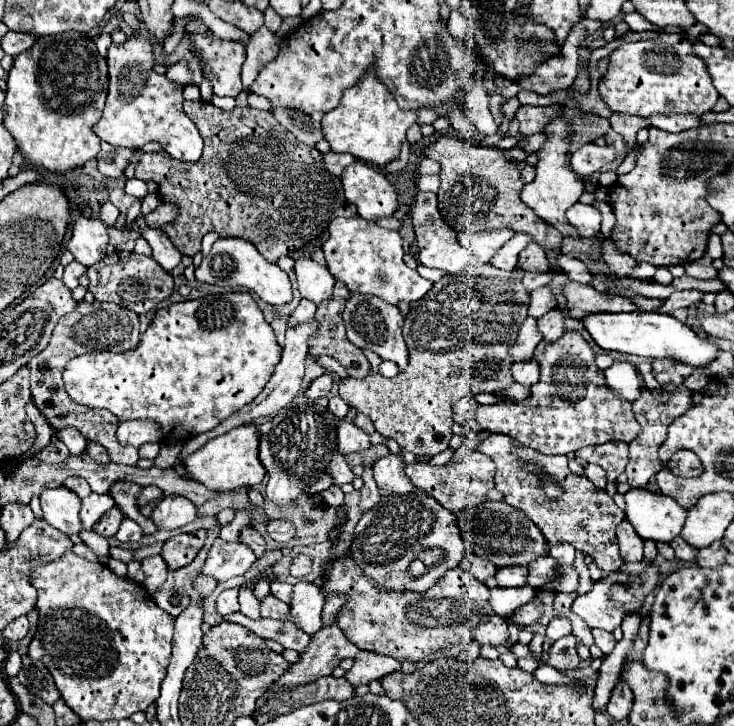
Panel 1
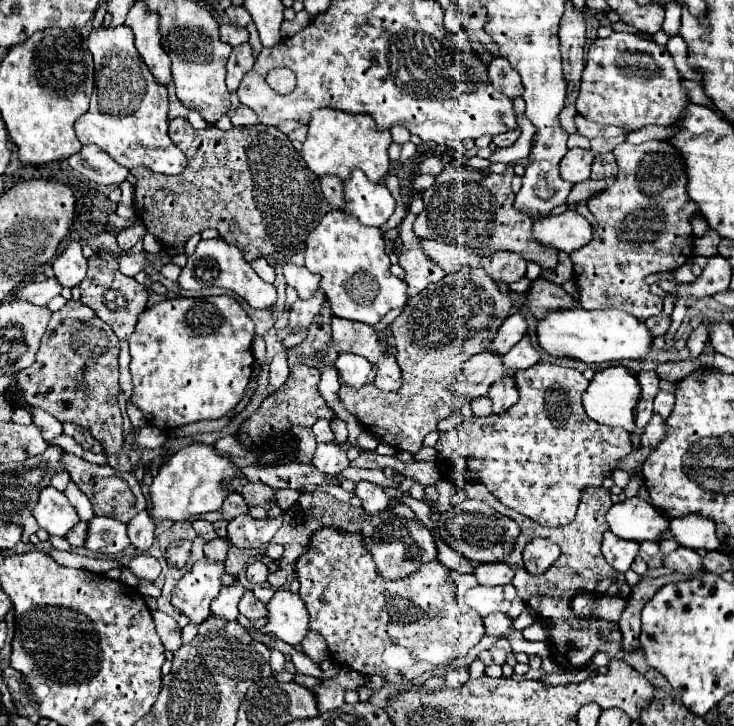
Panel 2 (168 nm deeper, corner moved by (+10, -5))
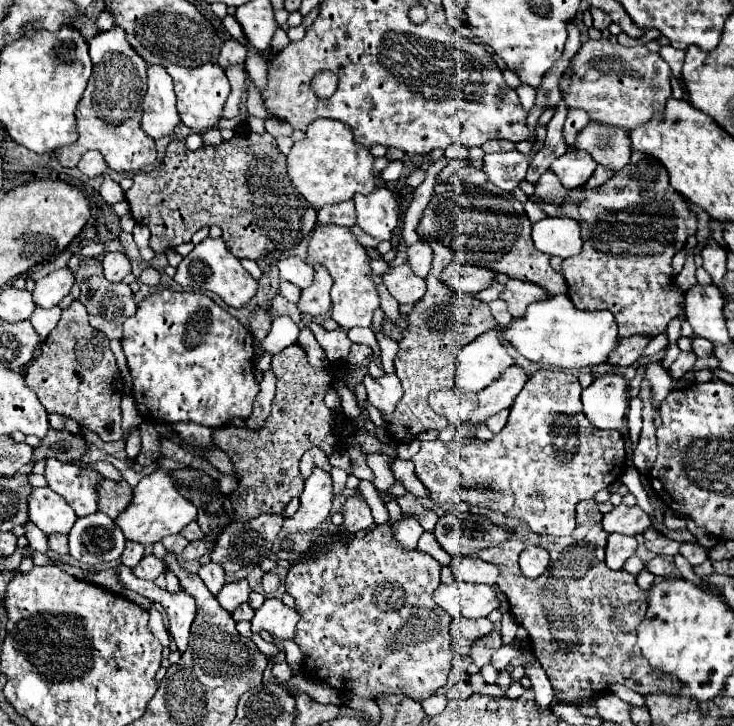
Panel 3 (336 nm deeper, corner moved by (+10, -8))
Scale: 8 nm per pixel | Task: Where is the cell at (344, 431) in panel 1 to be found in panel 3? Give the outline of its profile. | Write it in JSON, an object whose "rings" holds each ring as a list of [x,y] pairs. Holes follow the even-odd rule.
{"rings":[[[314,469],[306,479],[304,491],[300,493],[300,507],[292,517],[284,519],[284,533],[306,533],[316,529],[328,519],[332,507],[332,479],[328,473]]]}

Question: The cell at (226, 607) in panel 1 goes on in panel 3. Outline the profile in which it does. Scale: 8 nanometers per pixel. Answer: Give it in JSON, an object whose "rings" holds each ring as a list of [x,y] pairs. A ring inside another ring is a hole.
{"rings":[[[240,579],[240,581],[234,581],[234,583],[226,583],[222,587],[222,591],[216,595],[216,599],[226,611],[234,611],[240,603],[248,601],[248,595],[250,595],[248,581]]]}

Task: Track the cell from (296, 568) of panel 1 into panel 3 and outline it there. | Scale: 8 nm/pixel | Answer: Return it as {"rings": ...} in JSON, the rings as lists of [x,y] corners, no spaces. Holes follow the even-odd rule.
{"rings":[[[266,573],[264,579],[262,579],[262,587],[264,587],[264,593],[266,593],[266,595],[272,595],[272,593],[278,591],[280,579],[278,579],[274,573]]]}

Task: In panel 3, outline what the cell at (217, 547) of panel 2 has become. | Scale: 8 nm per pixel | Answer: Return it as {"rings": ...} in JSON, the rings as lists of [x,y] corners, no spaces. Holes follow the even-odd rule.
{"rings":[[[208,563],[208,565],[204,565],[204,567],[198,569],[198,575],[200,575],[200,579],[204,581],[204,585],[208,587],[208,591],[212,595],[218,595],[220,593],[220,589],[224,585],[224,571],[222,571],[220,565]]]}

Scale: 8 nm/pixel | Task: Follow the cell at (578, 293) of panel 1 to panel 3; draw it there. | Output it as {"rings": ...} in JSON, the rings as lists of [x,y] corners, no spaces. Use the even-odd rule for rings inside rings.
{"rings":[[[510,279],[504,285],[504,291],[500,293],[500,299],[508,303],[508,311],[512,317],[522,317],[530,303],[542,301],[546,297],[548,297],[548,293],[544,289],[540,289],[538,285],[524,283],[518,279]]]}

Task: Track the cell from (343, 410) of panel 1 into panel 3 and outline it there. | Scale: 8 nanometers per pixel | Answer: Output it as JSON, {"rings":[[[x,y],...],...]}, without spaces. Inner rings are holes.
{"rings":[[[312,447],[310,451],[304,453],[304,457],[300,461],[300,475],[302,475],[302,479],[308,479],[308,475],[312,475],[312,469],[316,469],[316,467],[326,471],[326,473],[330,473],[330,469],[332,469],[328,457],[324,457],[324,453],[320,449]]]}

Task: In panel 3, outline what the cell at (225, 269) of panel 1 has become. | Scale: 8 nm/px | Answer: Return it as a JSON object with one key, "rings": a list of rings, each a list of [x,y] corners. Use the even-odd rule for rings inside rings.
{"rings":[[[204,239],[198,243],[176,267],[174,281],[182,287],[192,287],[192,289],[202,289],[202,291],[212,291],[216,293],[226,305],[230,307],[244,307],[254,295],[258,283],[250,277],[250,273],[240,265],[240,261],[228,251],[226,243],[222,239]]]}

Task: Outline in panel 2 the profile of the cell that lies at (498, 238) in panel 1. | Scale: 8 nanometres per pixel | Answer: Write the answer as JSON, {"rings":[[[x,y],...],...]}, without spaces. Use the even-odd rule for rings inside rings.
{"rings":[[[424,240],[424,250],[446,272],[460,270],[460,266],[468,264],[468,258],[470,258],[470,246],[452,246],[452,244],[436,242],[436,240]]]}

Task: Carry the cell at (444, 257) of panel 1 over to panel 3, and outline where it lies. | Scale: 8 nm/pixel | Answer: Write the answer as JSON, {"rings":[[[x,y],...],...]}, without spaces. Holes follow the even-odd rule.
{"rings":[[[408,263],[398,265],[394,269],[390,269],[386,275],[382,275],[382,283],[386,285],[386,289],[390,291],[390,295],[400,303],[416,303],[422,299],[422,295],[426,293],[426,281],[416,277],[410,269]]]}

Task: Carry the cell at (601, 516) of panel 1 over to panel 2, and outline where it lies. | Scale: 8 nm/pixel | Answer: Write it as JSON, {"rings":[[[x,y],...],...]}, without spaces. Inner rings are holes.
{"rings":[[[474,484],[474,486],[464,486],[464,492],[468,498],[472,500],[482,500],[486,502],[488,506],[492,506],[496,512],[500,514],[506,514],[506,516],[512,516],[514,520],[518,520],[518,526],[520,526],[520,536],[516,540],[516,546],[514,546],[514,552],[504,558],[506,564],[510,564],[514,568],[514,580],[512,584],[516,586],[518,590],[518,596],[534,610],[534,614],[538,614],[538,618],[546,620],[548,626],[550,626],[550,632],[548,632],[548,642],[550,642],[550,650],[552,650],[552,658],[554,662],[566,666],[566,668],[582,668],[586,666],[592,656],[600,650],[608,652],[612,658],[624,658],[630,666],[634,666],[640,674],[644,674],[652,686],[656,686],[658,690],[664,690],[664,692],[670,692],[670,696],[674,694],[668,686],[668,682],[656,674],[656,670],[652,670],[646,660],[644,660],[644,654],[642,650],[630,654],[630,656],[624,656],[622,650],[620,650],[620,642],[622,642],[622,634],[620,634],[620,628],[618,624],[614,622],[606,622],[602,618],[578,618],[572,610],[570,610],[570,600],[572,596],[576,594],[578,588],[586,590],[586,592],[602,592],[602,594],[610,594],[610,596],[628,596],[632,590],[624,578],[624,574],[620,574],[618,570],[612,570],[612,566],[608,566],[608,562],[604,562],[604,556],[600,552],[600,544],[602,544],[602,534],[604,530],[608,530],[608,522],[606,522],[606,512],[610,510],[612,506],[612,500],[610,500],[610,492],[606,488],[592,488],[592,490],[584,490],[582,498],[580,498],[580,506],[578,506],[578,512],[576,512],[576,520],[568,526],[558,526],[558,528],[548,528],[548,526],[540,526],[536,522],[532,522],[528,516],[522,516],[514,510],[510,510],[508,506],[504,506],[498,498],[494,498],[494,494],[486,488],[486,486],[480,486],[480,484]],[[544,532],[556,532],[556,544],[562,548],[562,554],[560,558],[540,576],[534,576],[534,574],[528,574],[528,570],[524,568],[524,562],[522,562],[522,552],[524,552],[524,546],[538,538],[538,536],[546,536]]]}

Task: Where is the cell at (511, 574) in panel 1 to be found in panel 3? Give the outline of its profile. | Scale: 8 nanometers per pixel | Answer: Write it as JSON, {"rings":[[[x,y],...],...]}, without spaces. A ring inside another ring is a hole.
{"rings":[[[460,555],[452,559],[450,565],[452,573],[456,579],[466,581],[466,583],[484,583],[484,585],[494,585],[498,577],[498,567],[492,563],[486,563],[478,559],[478,555]]]}

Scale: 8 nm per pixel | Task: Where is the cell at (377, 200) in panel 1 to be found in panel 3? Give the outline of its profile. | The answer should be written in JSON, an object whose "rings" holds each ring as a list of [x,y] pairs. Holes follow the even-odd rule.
{"rings":[[[380,187],[370,195],[356,195],[356,225],[376,241],[388,241],[392,229],[398,225],[396,197],[390,189]]]}

